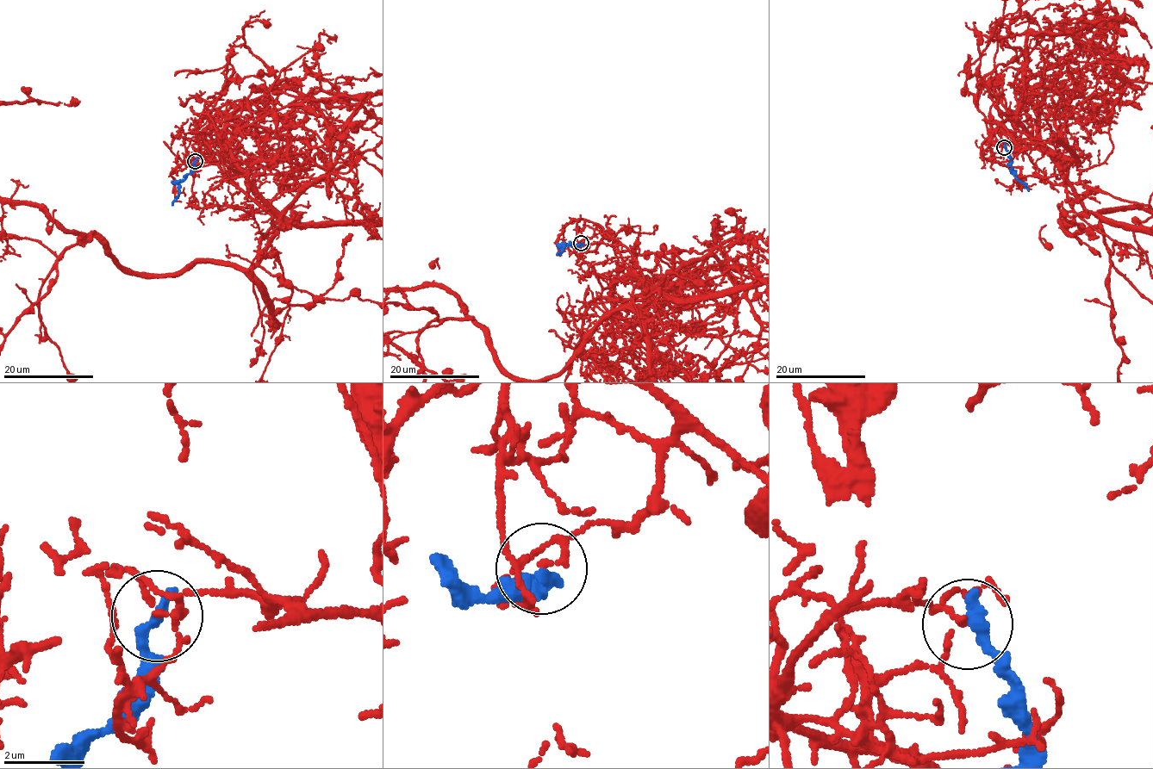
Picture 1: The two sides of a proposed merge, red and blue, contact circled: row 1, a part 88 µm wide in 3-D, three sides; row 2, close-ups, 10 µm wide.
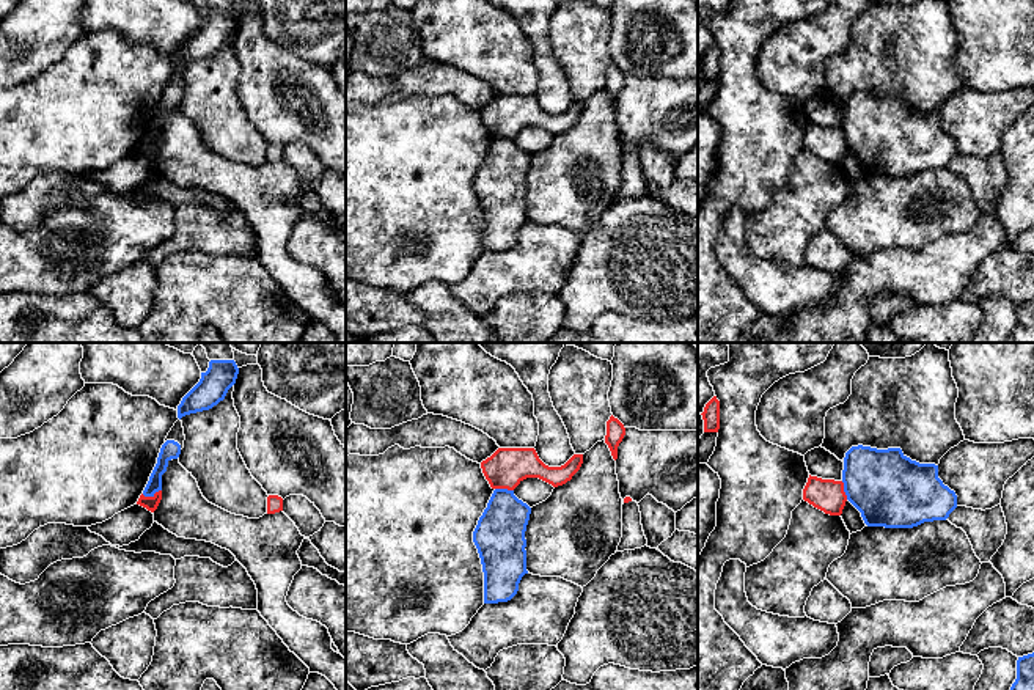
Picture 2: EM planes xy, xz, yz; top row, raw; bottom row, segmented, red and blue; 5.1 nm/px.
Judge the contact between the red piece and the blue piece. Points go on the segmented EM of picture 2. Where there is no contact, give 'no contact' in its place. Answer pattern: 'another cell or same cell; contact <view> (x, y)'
another cell; contact xy (151, 497)

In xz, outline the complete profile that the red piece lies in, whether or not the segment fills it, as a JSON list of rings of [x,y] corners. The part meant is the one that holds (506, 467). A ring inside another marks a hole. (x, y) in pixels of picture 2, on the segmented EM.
[[[498,448],[481,462],[492,489],[514,490],[526,478],[539,478],[553,487],[572,479],[583,464],[583,454],[574,454],[561,467],[545,465],[534,448]]]

